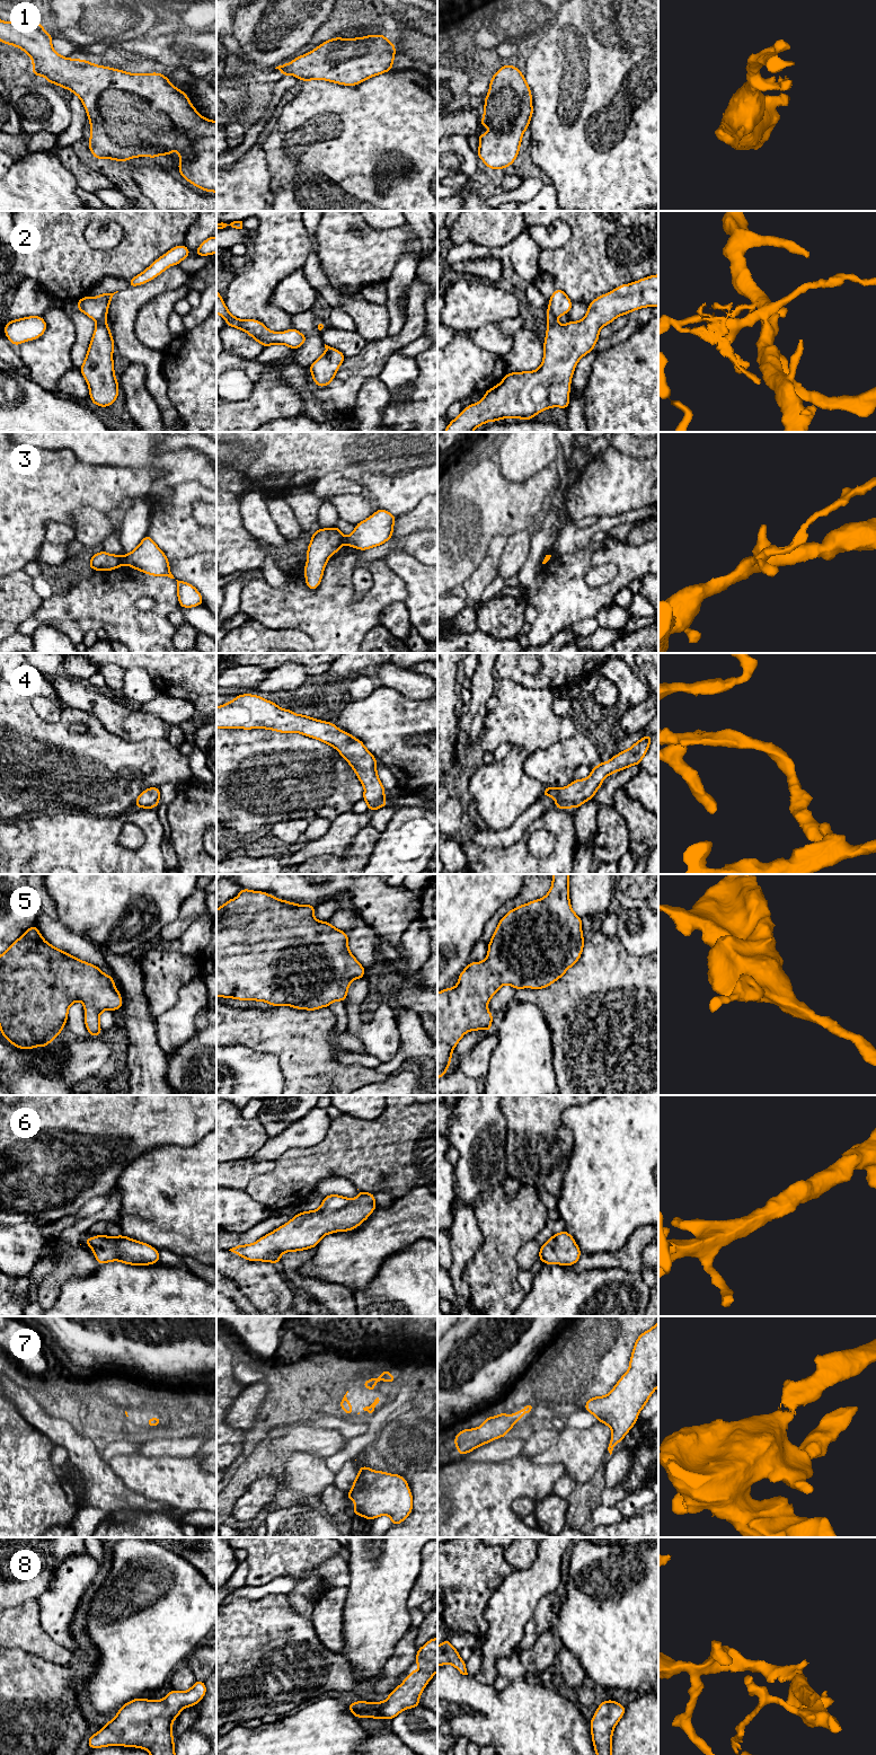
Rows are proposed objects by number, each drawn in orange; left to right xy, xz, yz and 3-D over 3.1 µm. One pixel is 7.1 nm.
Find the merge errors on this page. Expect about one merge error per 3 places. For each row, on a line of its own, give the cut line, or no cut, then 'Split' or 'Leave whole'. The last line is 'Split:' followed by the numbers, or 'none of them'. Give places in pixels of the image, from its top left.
1: No split. Leave whole
2: Split along xy (103, 319), (97, 323). Split
3: Split along xy (123, 557), (124, 563). Split
4: No split. Leave whole
5: No split. Leave whole
6: No split. Leave whole
7: No split. Leave whole
8: No split. Leave whole
Split: 2, 3

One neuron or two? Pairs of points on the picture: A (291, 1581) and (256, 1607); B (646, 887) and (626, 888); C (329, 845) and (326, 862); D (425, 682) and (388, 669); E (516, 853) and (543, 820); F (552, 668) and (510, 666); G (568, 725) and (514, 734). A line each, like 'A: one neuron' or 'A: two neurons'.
A: two neurons
B: one neuron
C: two neurons
D: one neuron
E: one neuron
F: one neuron
G: one neuron

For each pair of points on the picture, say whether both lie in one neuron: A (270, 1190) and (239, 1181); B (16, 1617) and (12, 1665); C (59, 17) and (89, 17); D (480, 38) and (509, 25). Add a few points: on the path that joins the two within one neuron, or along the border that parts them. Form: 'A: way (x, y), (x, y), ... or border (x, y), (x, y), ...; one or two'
A: border (271, 1170), (255, 1176), (245, 1189); two
B: border (11, 1648), (18, 1648), (35, 1654), (38, 1657); two
C: way (67, 15), (81, 15); one
D: way (487, 38), (502, 28); one

